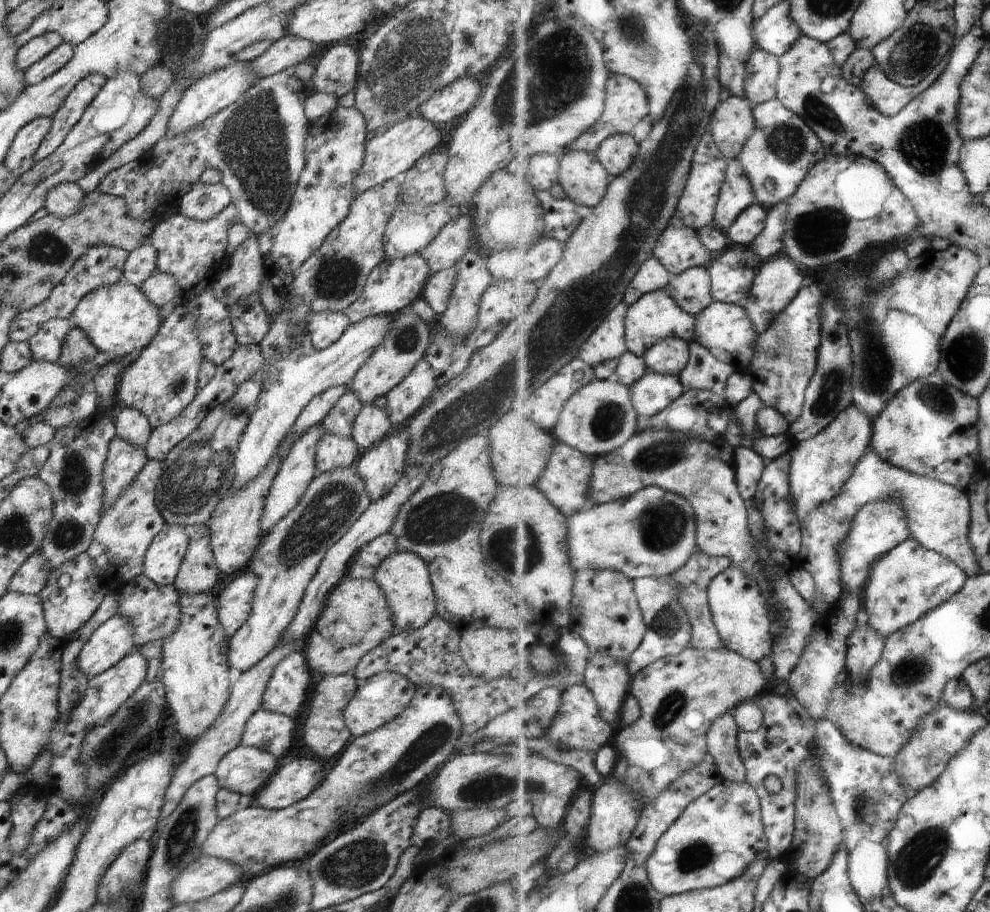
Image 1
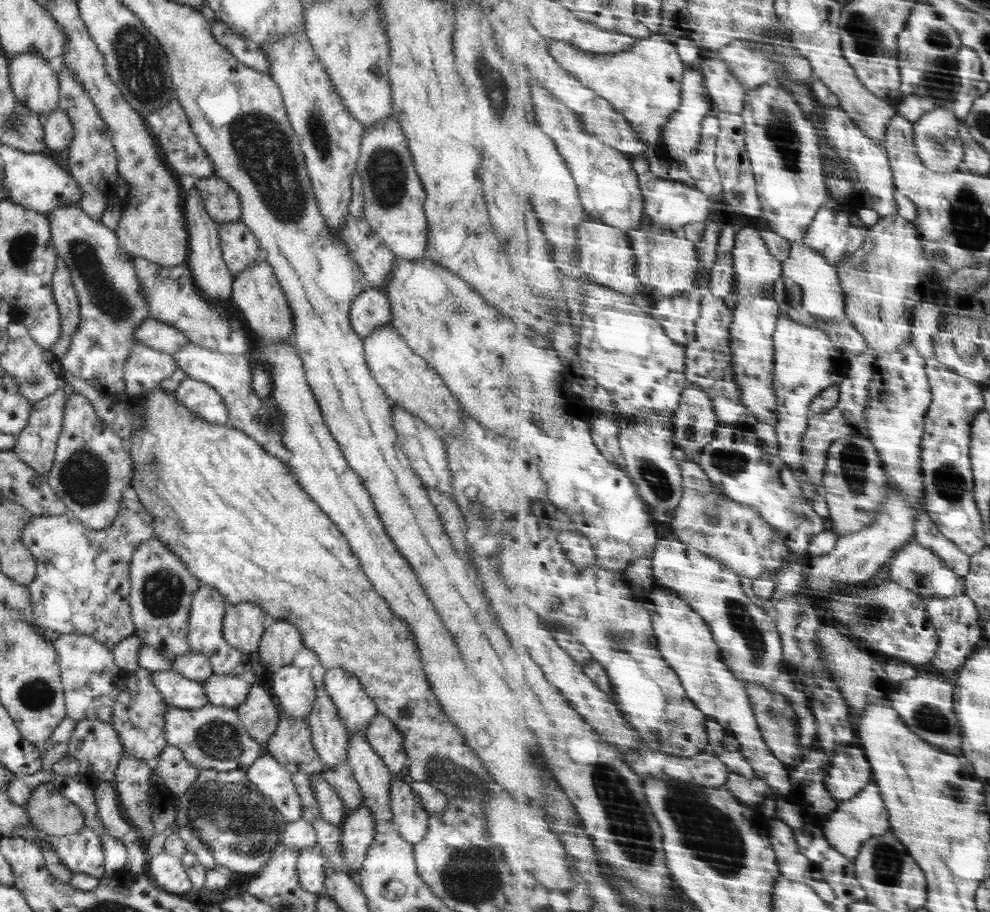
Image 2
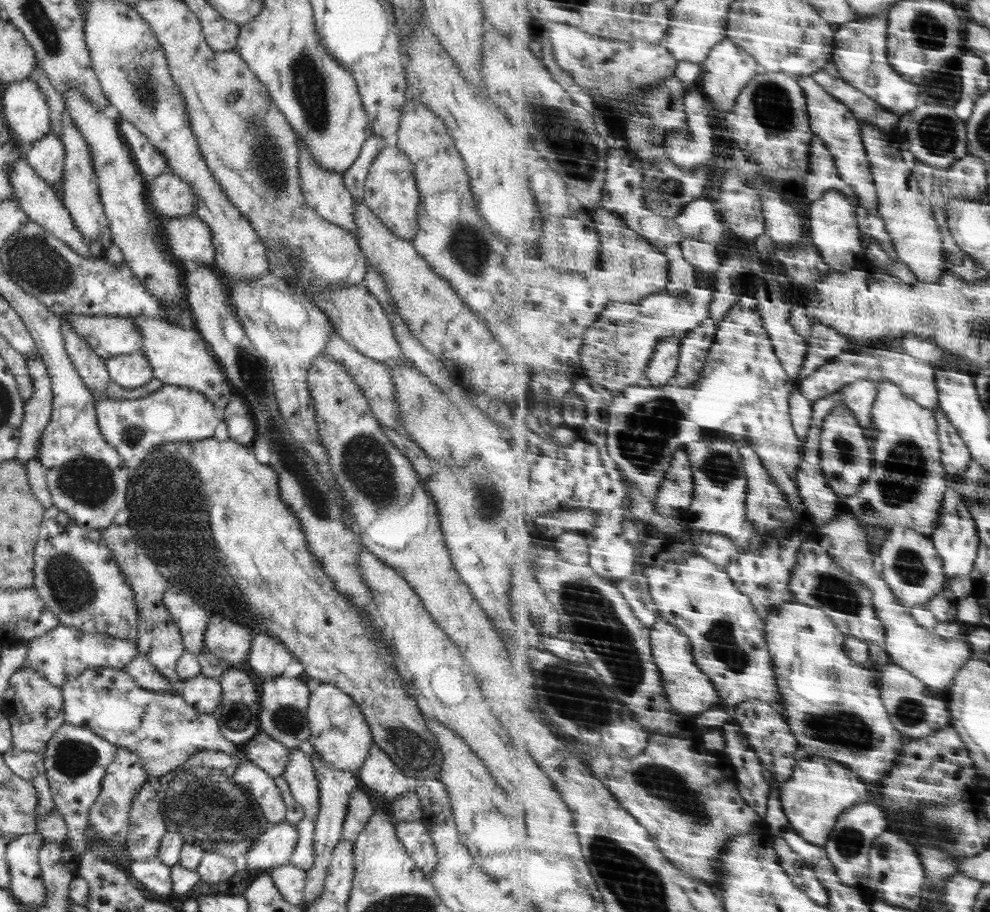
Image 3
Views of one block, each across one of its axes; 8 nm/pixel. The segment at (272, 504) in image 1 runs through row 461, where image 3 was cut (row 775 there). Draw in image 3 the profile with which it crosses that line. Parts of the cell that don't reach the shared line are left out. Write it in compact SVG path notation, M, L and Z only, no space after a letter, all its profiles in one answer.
M297 748L289 749L282 775L291 796L301 806L304 816L313 820L318 814L319 797L317 779L309 756Z

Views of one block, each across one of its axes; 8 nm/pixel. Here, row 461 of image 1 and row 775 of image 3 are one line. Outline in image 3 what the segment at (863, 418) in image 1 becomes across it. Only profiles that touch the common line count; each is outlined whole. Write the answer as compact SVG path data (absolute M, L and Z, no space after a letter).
M809 756L797 762L795 774L781 789L782 805L793 829L805 840L823 848L844 811L855 806L855 802L869 800L869 790L865 790L865 782L859 774L849 770L845 763L827 757Z

